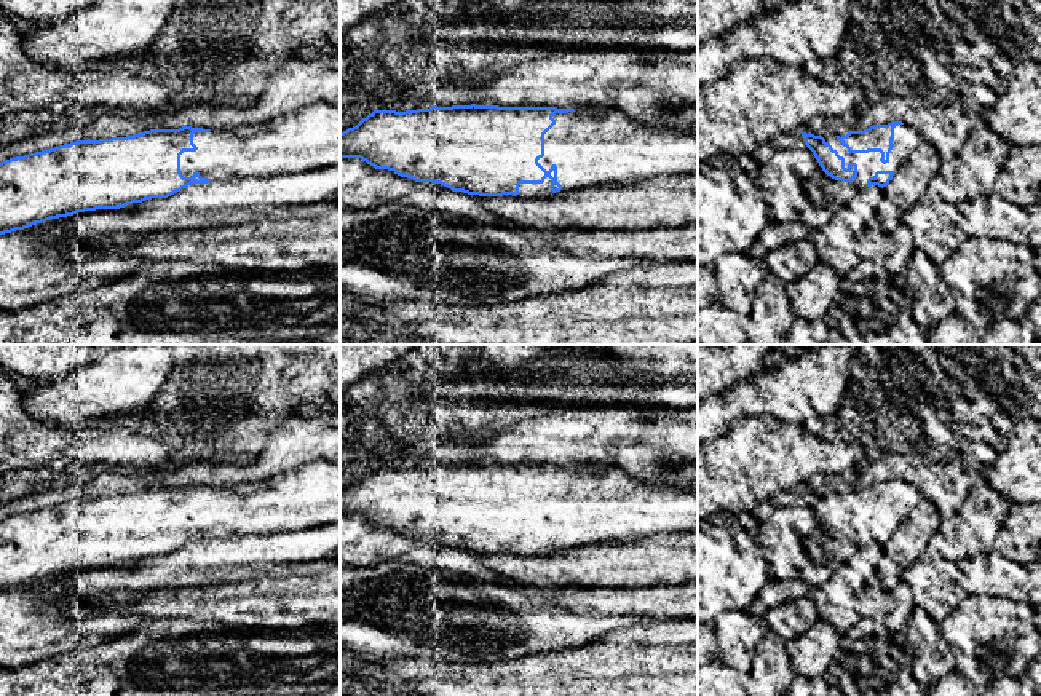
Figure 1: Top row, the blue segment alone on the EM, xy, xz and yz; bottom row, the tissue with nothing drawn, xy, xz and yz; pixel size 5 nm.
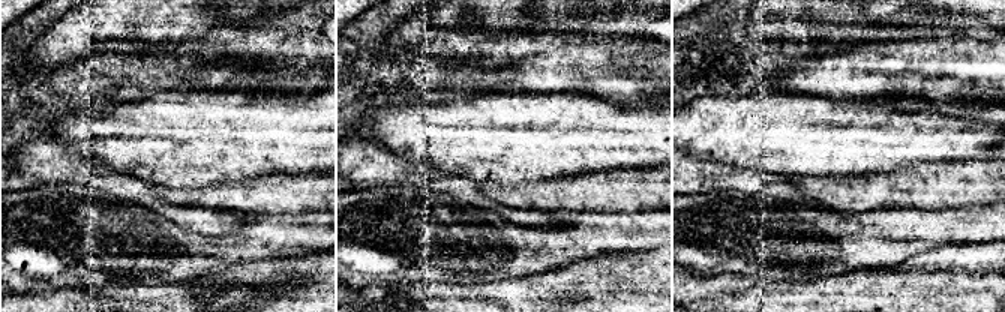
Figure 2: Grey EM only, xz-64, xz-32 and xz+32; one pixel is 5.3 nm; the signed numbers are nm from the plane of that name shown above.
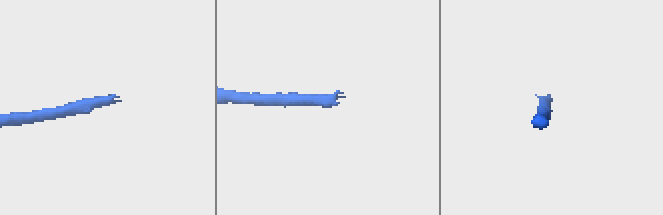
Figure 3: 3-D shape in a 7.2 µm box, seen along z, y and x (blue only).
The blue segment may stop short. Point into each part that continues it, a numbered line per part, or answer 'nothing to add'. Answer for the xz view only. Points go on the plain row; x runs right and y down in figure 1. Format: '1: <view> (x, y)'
1: xz (599, 505)

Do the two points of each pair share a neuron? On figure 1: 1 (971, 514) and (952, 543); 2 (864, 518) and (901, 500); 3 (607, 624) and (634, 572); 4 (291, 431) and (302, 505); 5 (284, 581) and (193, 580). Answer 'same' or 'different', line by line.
1: same
2: same
3: different
4: different
5: same

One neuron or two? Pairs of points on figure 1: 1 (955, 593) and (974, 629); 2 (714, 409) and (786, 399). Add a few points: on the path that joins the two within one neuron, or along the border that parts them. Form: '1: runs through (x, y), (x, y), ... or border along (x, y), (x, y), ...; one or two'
1: border along (955, 605), (939, 623); two
2: runs through (732, 404), (765, 404), (768, 401); one

